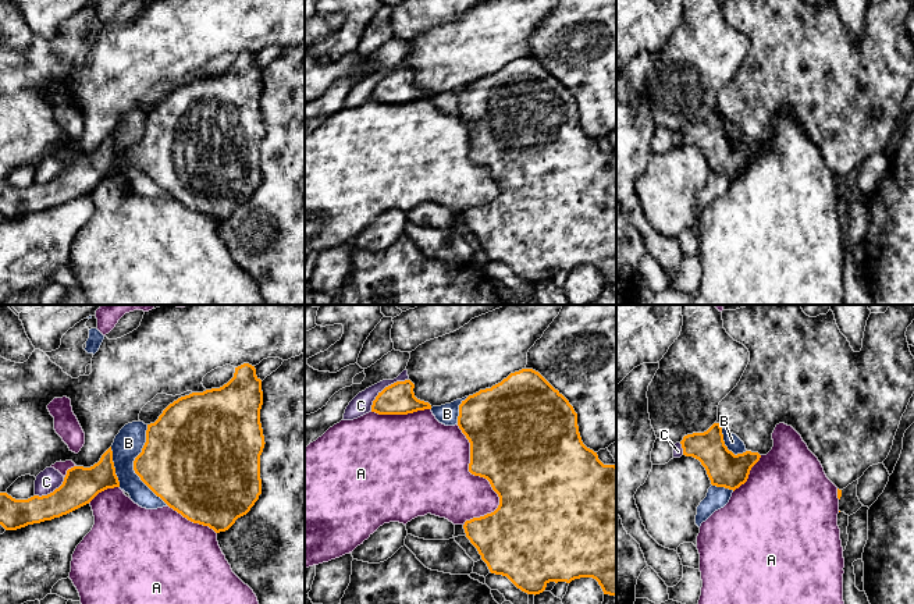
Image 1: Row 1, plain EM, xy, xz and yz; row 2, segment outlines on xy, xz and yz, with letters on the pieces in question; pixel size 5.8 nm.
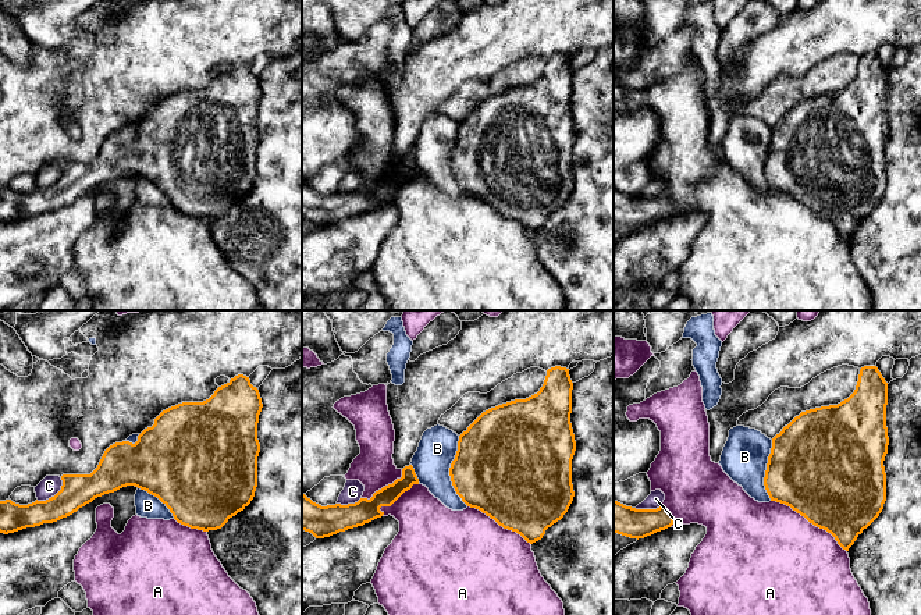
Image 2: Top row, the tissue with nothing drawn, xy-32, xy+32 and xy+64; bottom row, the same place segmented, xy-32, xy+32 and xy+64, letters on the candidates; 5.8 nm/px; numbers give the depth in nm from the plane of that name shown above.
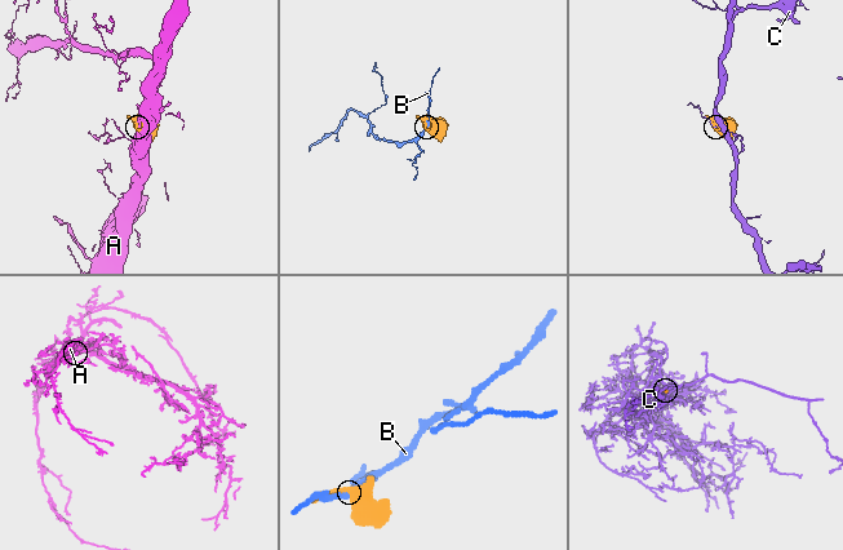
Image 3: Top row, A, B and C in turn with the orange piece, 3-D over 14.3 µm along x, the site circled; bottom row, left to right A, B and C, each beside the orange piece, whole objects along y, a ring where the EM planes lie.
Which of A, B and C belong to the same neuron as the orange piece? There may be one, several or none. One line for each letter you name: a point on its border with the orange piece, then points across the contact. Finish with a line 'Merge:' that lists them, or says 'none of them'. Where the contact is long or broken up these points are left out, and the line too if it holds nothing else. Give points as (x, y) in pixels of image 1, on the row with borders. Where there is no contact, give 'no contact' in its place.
Merge: none of them

